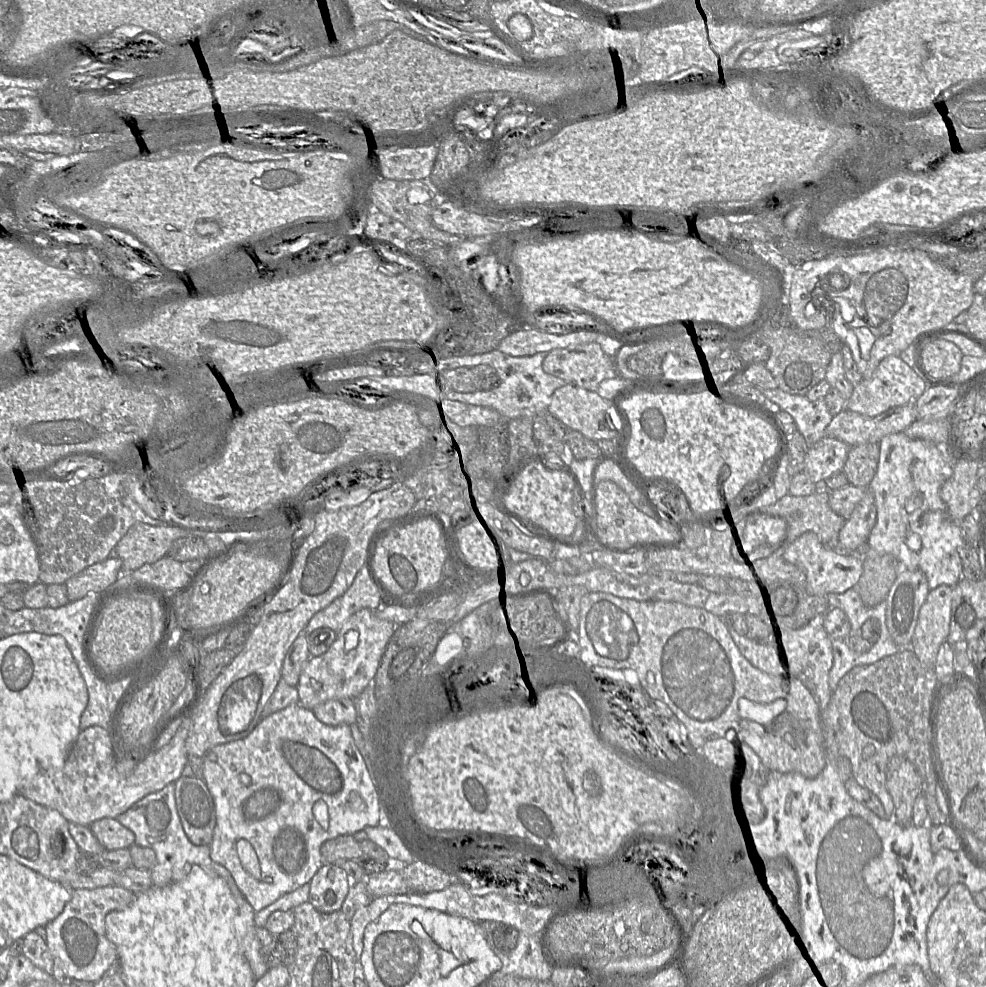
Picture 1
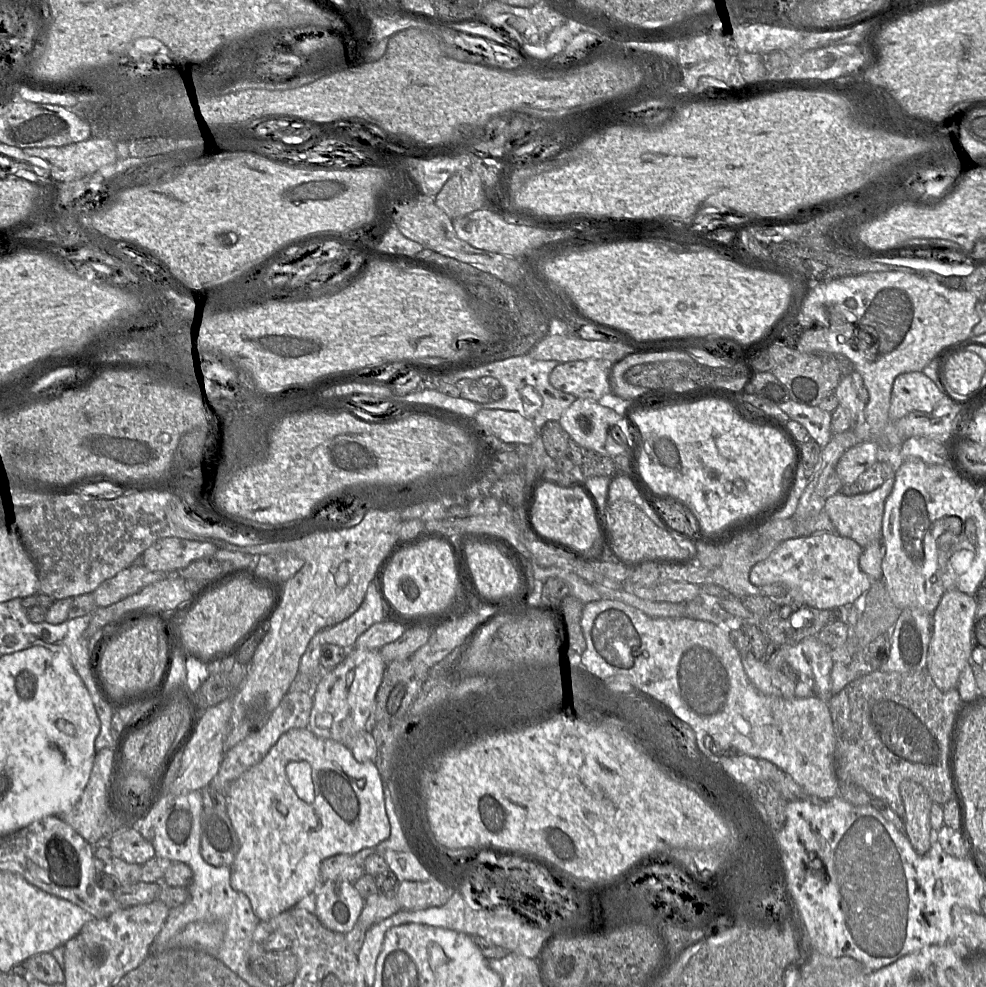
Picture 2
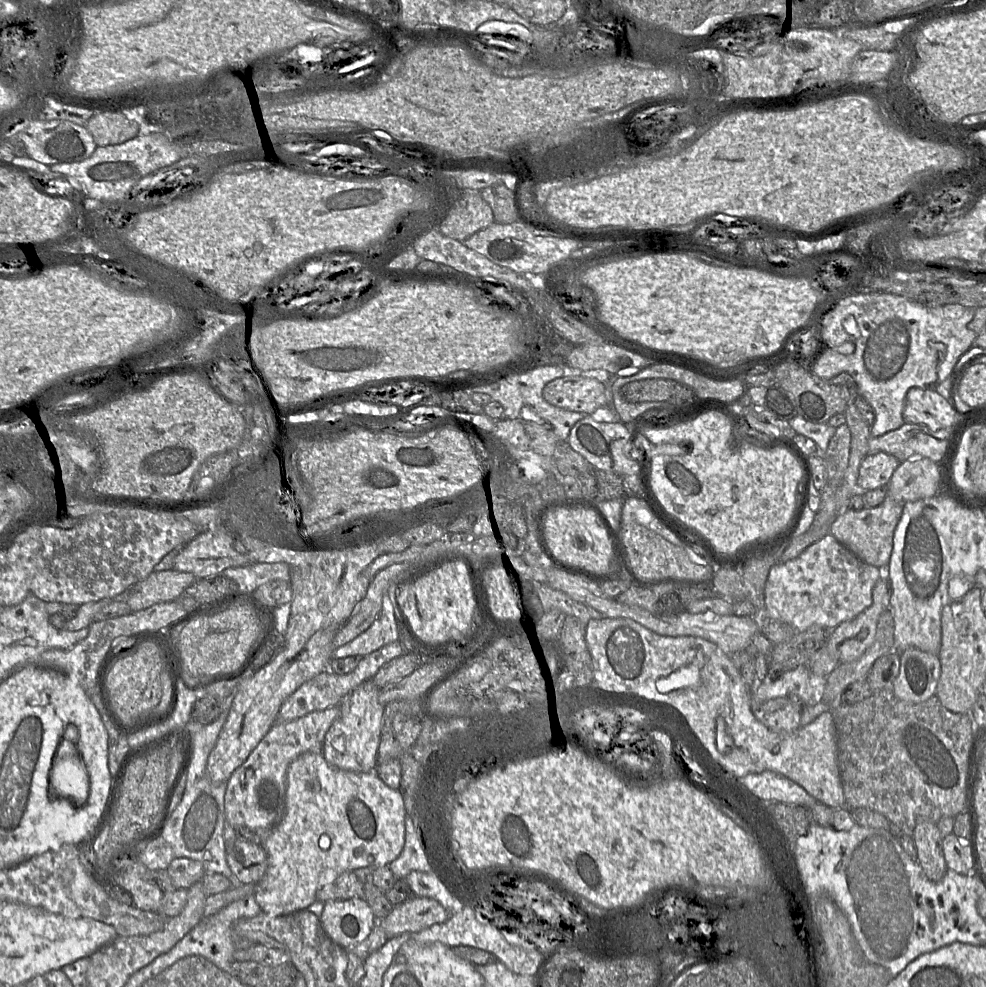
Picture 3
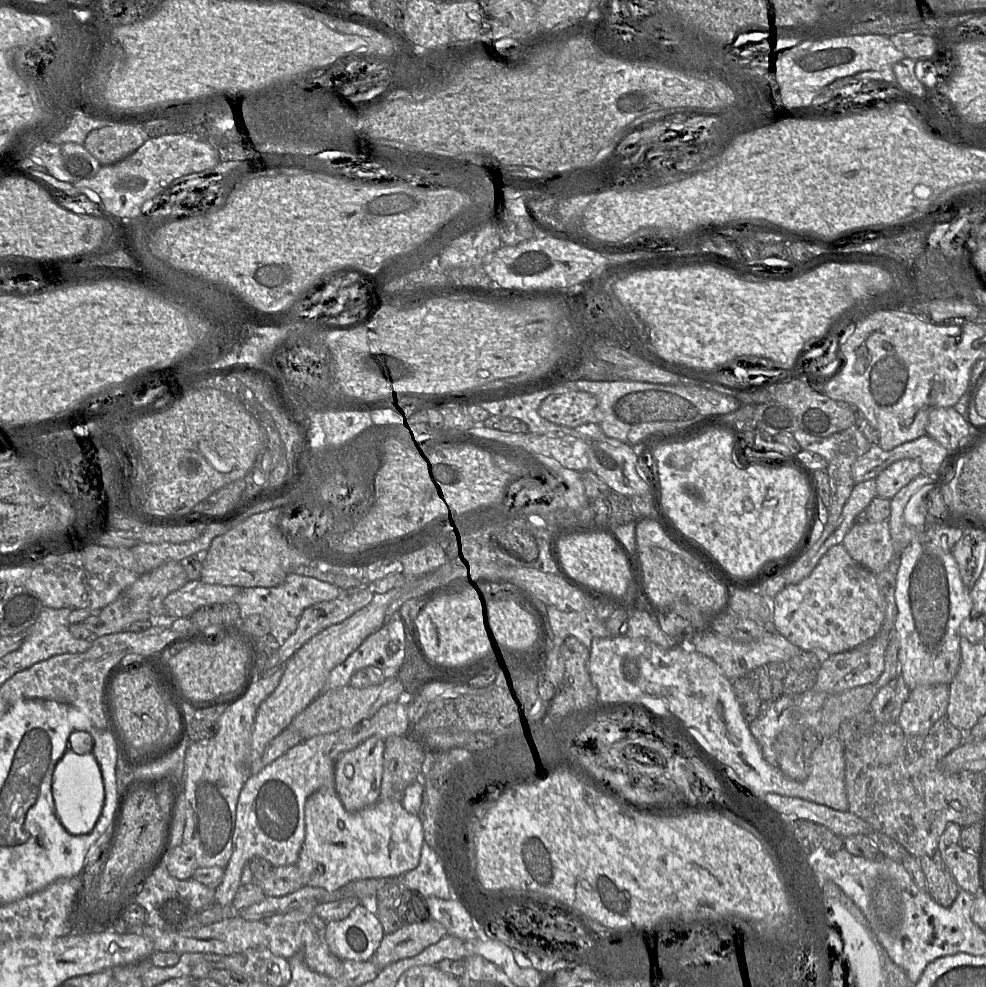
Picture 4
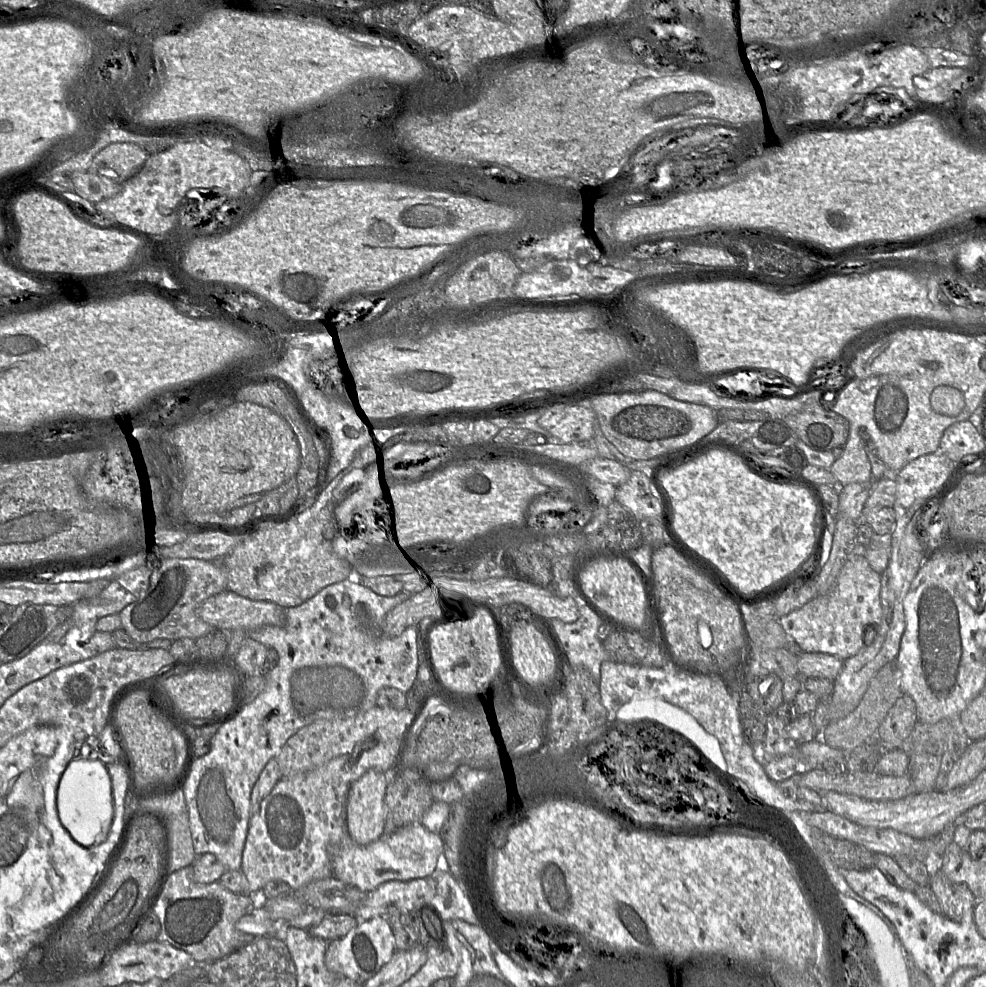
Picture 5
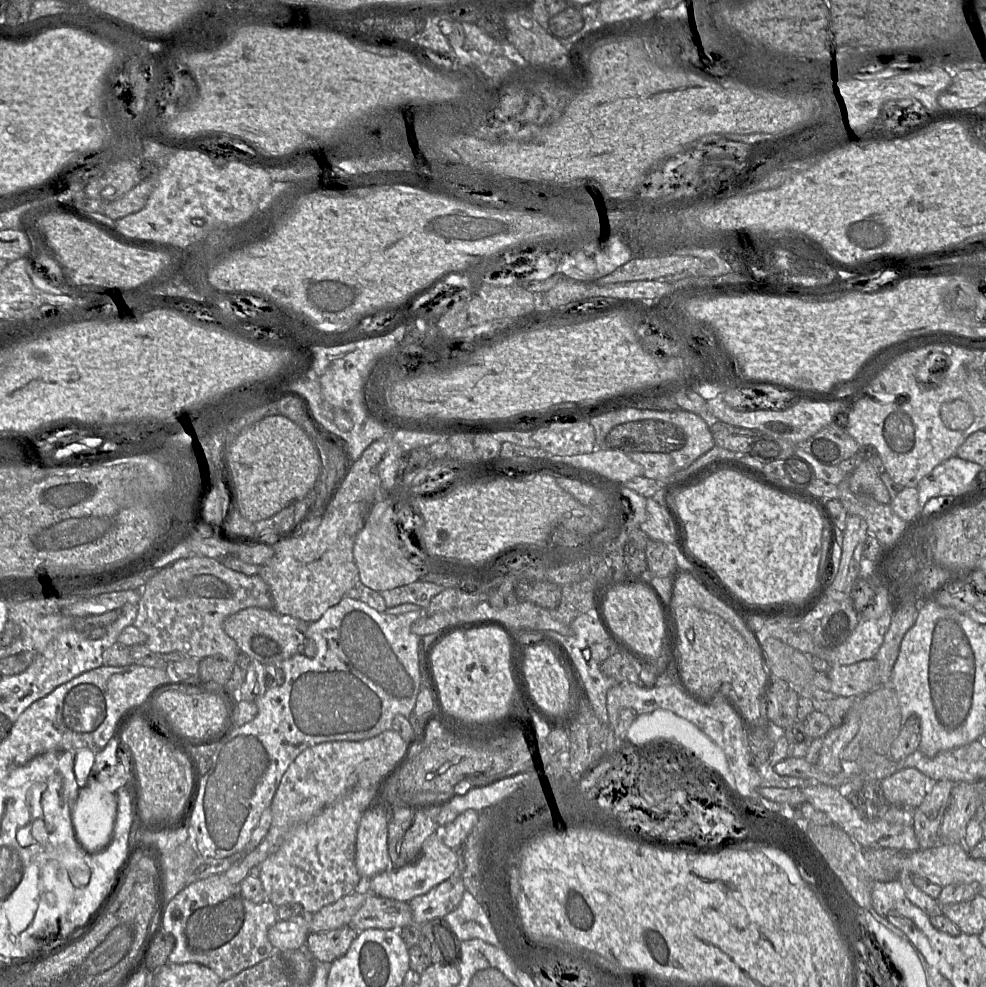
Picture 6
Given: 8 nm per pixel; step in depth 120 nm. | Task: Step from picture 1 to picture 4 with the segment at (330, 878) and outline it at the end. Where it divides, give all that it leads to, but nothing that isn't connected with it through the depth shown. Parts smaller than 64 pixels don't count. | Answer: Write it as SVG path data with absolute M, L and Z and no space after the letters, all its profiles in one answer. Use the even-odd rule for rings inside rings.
M359 904L342 920L325 925L325 940L330 951L343 961L372 960L385 935L376 914Z

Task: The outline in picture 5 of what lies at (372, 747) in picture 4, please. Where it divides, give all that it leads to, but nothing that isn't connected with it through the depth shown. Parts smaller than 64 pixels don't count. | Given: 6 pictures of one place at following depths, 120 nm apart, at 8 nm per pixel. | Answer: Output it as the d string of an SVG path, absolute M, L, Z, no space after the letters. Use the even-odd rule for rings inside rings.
M371 769L350 786L347 830L359 845L368 845L384 835L384 799L389 773Z

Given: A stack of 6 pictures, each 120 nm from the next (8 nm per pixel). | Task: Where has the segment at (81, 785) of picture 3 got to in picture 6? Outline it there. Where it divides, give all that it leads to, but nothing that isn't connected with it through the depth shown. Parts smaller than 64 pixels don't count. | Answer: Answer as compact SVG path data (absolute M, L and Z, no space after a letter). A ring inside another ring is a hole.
M90 775L87 784L79 789L78 797L71 810L75 835L81 846L88 852L99 852L104 849L114 833L116 817L116 793L107 790Z

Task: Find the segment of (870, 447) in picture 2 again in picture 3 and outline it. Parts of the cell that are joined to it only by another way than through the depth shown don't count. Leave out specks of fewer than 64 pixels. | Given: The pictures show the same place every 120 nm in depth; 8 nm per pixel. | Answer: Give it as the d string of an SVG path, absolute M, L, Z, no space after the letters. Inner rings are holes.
M885 452L868 454L859 469L858 485L862 490L887 487L901 461Z

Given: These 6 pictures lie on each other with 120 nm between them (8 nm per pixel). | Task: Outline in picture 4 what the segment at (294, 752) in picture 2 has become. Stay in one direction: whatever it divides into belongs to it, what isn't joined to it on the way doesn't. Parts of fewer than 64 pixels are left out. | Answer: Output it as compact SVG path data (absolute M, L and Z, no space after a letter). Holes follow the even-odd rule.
M335 786L322 788L306 801L305 839L295 866L305 886L336 891L358 879L397 878L415 869L420 861L423 843L424 831L419 817L405 810L400 801L379 799L358 812L349 812L344 808Z

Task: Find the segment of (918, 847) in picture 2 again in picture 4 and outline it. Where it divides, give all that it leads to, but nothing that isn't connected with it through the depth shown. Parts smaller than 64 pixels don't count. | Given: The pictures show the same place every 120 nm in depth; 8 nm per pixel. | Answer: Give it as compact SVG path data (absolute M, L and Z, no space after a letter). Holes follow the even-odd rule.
M941 850L931 856L921 857L919 863L927 881L927 892L932 899L943 907L951 906L960 887L945 865Z

